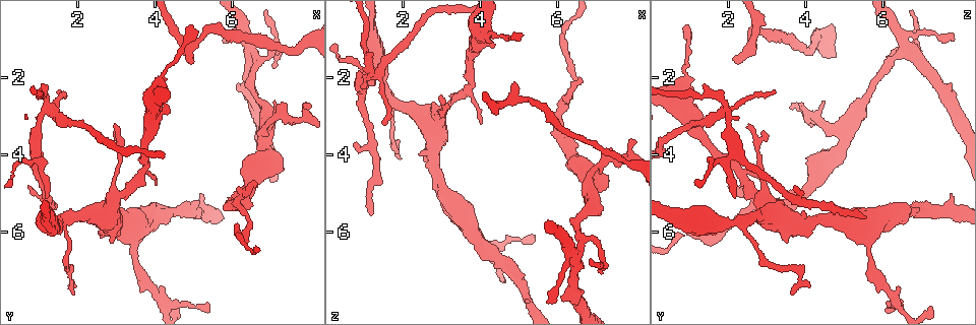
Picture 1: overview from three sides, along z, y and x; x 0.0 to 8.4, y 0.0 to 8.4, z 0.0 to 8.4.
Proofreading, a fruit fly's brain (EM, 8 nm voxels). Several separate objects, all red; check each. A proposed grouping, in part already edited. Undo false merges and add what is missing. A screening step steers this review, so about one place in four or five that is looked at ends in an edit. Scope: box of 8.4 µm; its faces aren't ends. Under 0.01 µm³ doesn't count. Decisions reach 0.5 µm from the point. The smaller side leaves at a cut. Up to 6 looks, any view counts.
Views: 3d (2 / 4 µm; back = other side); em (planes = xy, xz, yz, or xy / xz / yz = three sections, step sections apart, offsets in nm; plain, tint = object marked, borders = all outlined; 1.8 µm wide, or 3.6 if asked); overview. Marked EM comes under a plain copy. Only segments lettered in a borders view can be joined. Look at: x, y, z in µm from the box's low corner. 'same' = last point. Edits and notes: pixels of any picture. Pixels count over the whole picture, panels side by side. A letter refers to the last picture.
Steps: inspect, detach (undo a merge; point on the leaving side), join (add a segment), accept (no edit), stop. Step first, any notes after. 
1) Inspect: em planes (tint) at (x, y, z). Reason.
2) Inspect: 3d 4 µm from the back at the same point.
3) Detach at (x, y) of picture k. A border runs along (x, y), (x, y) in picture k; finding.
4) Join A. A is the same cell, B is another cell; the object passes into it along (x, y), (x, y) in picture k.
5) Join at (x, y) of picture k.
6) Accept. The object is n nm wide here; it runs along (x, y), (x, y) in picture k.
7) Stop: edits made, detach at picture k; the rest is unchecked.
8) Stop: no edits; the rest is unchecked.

Inspect: 3d 2 µm at (1.20, 5.70, 5.50). Branch stops here.

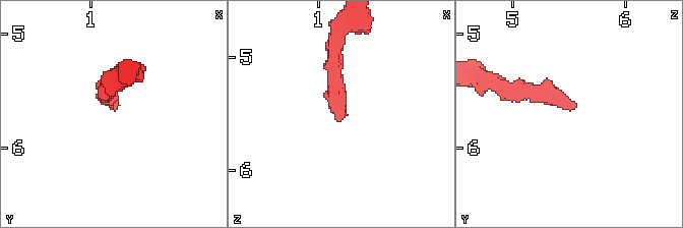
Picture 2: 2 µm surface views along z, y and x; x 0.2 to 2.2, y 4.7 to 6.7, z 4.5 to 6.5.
Inspect: em planes (borders) at (1.20, 5.62, 5.54). Shape alone is not enough.

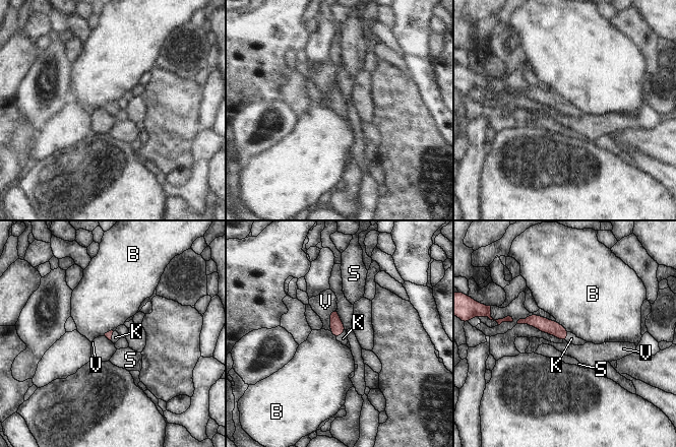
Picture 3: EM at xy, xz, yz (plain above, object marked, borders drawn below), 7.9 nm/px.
Join K. K is the same cell, B, S and V are other cells; the object passes into it along (336, 327), (341, 333), (343, 338) in picture 3; the neuron continues.

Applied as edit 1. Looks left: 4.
Inspect: overview. See it whole again.

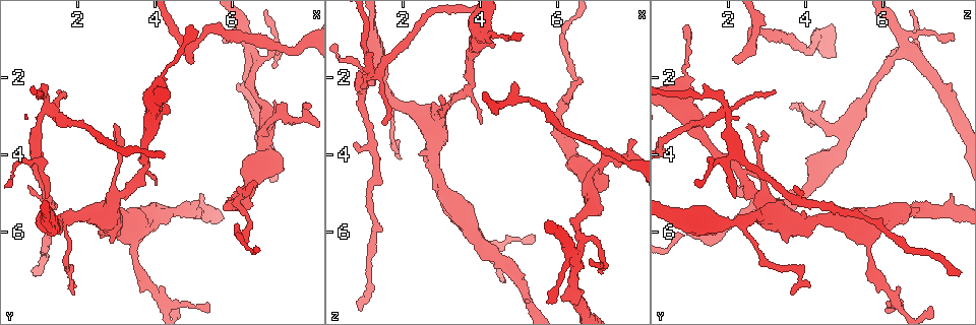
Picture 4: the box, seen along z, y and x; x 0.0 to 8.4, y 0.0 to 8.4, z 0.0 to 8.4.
Inspect: 3d 2 µm from the back at (0.95, 3.95, 2.15).

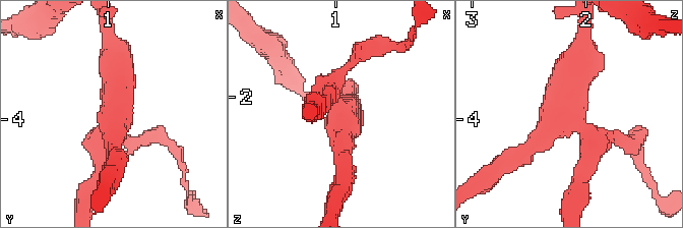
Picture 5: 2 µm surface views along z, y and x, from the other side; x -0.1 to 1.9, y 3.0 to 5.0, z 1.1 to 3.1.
Inspect: em planes (tint) at (0.92, 3.92, 2.18). 4 arms meet here.

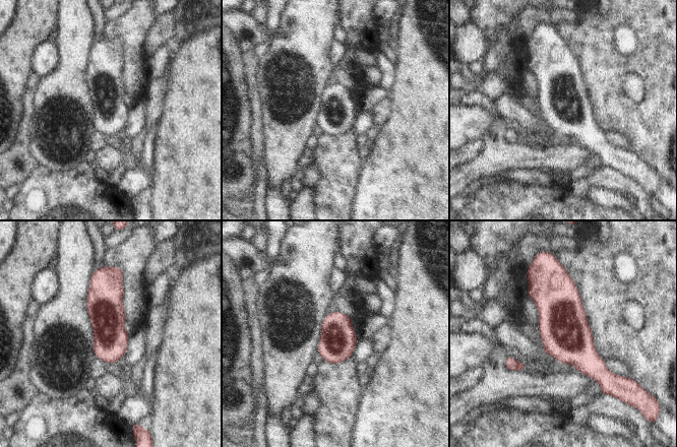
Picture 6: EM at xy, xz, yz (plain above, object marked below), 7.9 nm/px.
Inspect: em planes (borders) at the same point. See the neighbours.

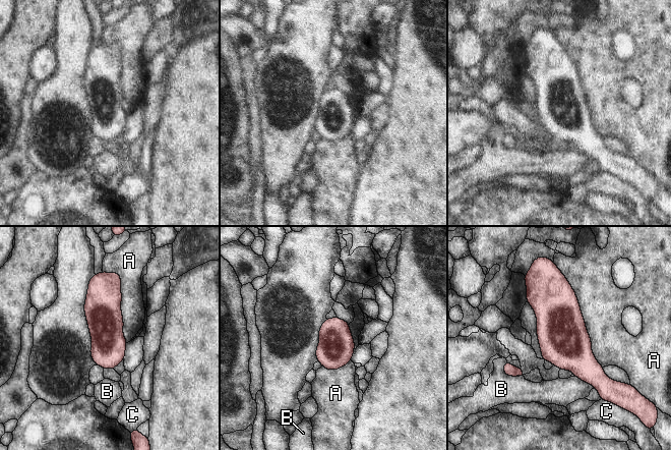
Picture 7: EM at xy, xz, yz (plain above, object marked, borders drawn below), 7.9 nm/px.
Accept. A, B and C are other cells; a border runs along (559, 270), (603, 367) in picture 7; continuous, no second neuron.

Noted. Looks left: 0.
Stop: edits made, join at picture 3; the rest is unchecked.

